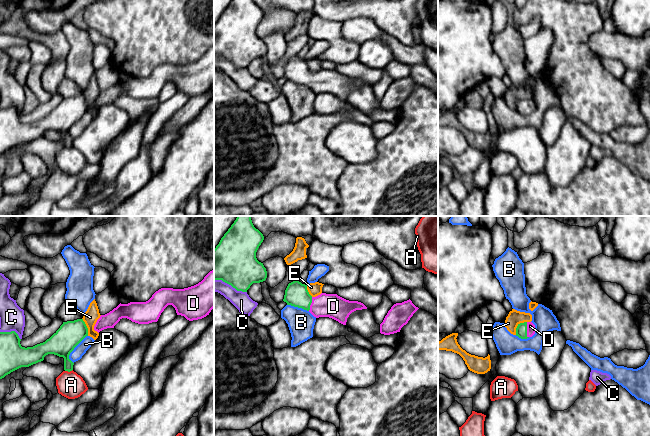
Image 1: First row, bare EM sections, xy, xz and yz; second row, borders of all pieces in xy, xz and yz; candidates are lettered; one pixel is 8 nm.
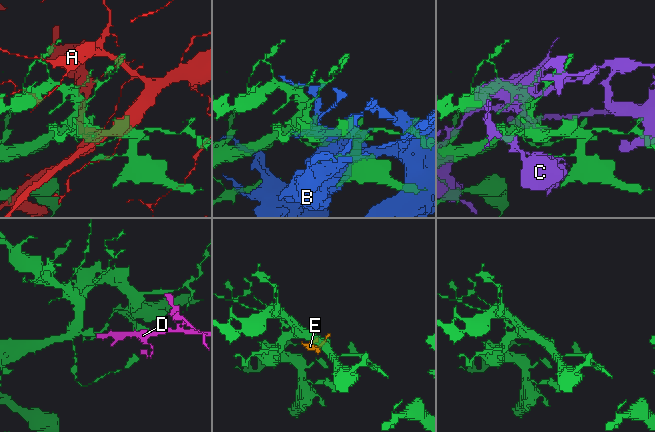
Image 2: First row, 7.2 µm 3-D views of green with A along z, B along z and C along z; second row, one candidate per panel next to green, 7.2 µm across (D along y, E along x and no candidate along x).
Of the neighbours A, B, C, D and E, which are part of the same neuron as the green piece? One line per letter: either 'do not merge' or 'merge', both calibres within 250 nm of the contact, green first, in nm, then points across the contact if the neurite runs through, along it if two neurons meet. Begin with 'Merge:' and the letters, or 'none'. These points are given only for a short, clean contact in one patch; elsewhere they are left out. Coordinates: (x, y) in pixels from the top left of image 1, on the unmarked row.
Merge: D
A: do not merge; 200 nm thick on the green side, 200 nm on the other
B: do not merge; 200 nm thick on the green side, 90 nm on the other
C: do not merge; 360 nm thick on the green side, 140 nm on the other
D: merge; 100 nm thick on the green side, 60 nm on the other; runs through yz (521, 107), (526, 106), (530, 102)
E: do not merge; 100 nm thick on the green side, 120 nm on the other

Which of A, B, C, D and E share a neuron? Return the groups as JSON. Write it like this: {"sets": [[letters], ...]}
{"sets": [["A"], ["B"], ["C"], ["D"], ["E"]]}

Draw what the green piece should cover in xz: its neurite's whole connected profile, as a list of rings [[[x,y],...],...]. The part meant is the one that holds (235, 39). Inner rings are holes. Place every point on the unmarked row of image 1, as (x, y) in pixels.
[[[232,0],[214,25],[214,56],[222,56],[242,68],[247,68],[253,59],[265,57],[266,44],[256,34],[263,16],[263,10],[253,0]]]

